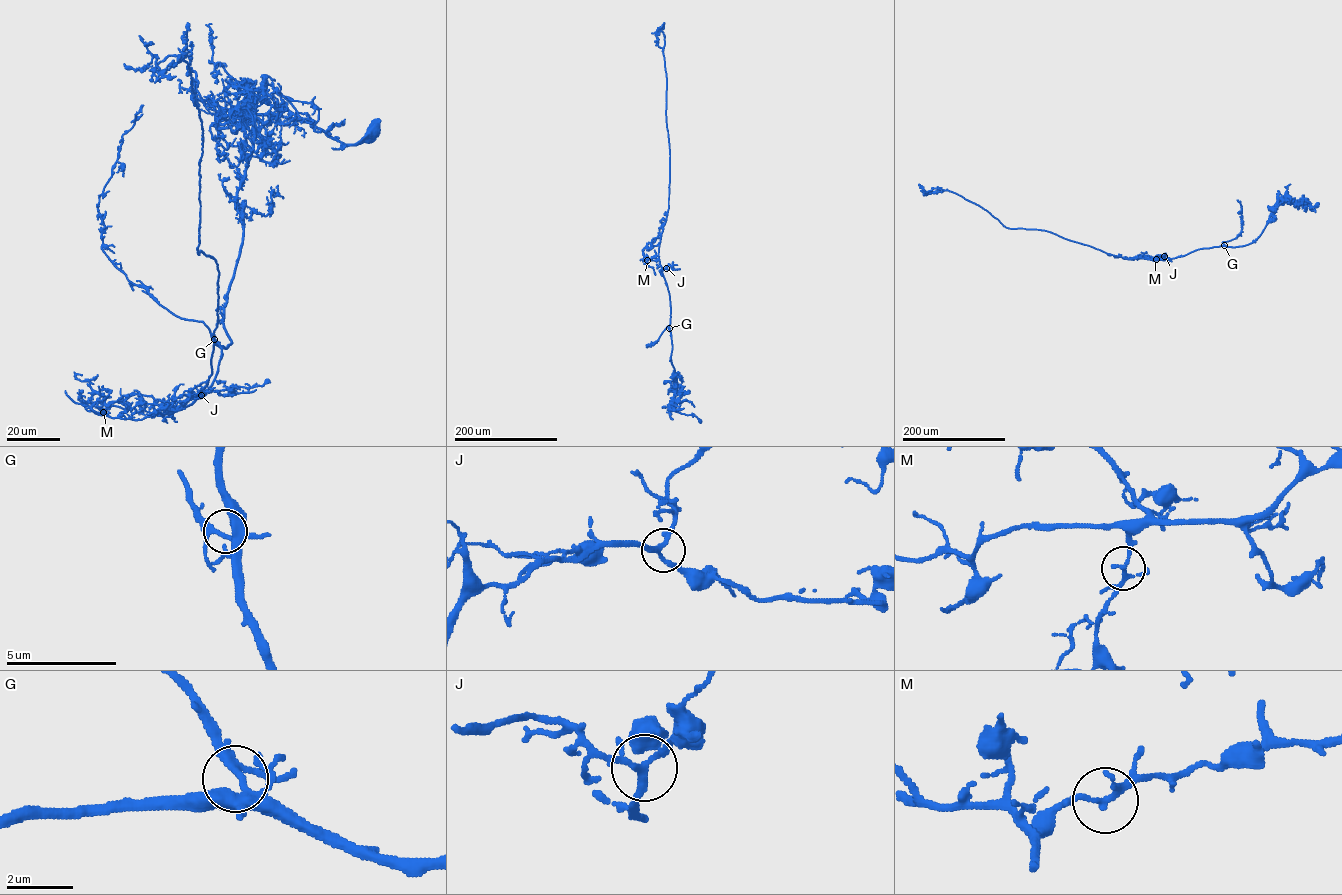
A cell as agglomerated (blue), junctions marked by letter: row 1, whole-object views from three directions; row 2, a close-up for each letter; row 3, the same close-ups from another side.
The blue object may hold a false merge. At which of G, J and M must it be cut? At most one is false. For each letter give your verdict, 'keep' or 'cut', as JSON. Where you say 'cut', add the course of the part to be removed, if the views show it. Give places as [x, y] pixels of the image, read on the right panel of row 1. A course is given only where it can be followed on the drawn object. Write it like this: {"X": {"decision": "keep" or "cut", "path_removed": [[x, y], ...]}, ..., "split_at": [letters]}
{"G": {"decision": "keep"}, "J": {"decision": "keep"}, "M": {"decision": "keep"}, "split_at": []}

